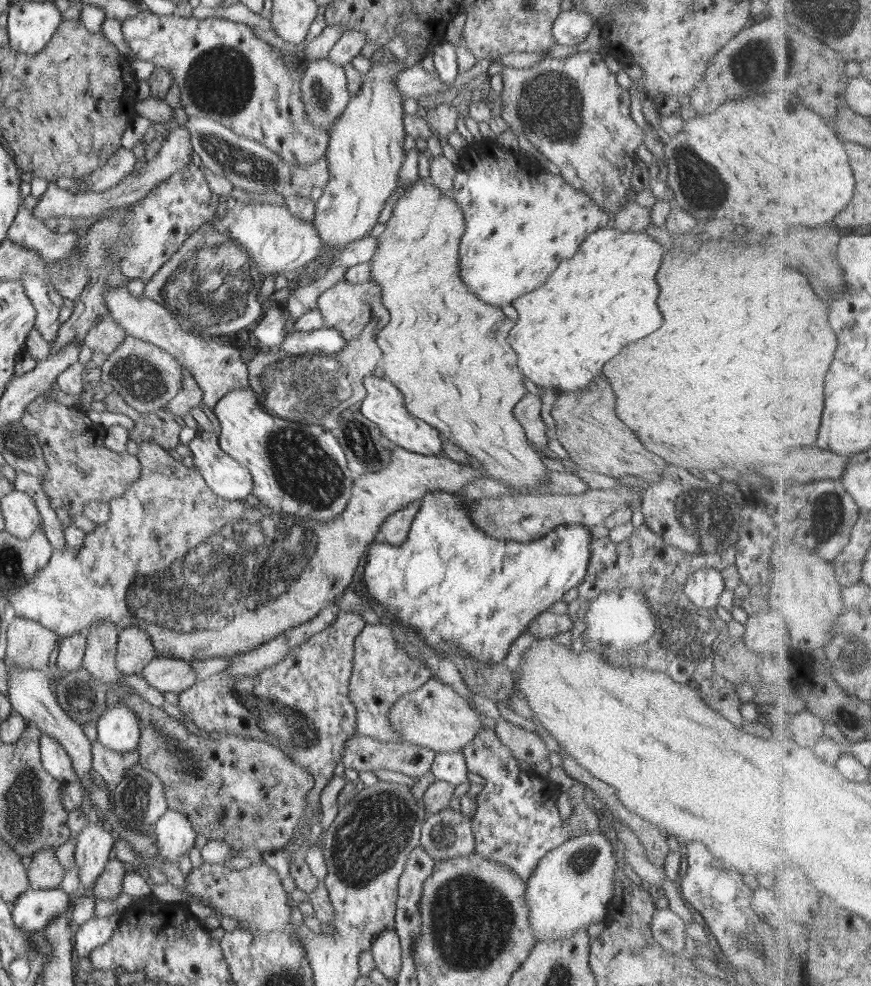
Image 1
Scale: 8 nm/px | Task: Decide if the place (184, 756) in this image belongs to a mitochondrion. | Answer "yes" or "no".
yes

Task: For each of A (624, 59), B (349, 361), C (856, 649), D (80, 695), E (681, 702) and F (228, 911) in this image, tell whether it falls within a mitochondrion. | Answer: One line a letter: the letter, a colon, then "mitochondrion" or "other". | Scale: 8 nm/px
A: other
B: mitochondrion
C: mitochondrion
D: mitochondrion
E: other
F: other

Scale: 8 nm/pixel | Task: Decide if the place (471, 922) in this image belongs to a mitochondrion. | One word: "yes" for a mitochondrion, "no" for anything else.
yes

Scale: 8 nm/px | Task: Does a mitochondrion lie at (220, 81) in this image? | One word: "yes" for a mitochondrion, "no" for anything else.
yes

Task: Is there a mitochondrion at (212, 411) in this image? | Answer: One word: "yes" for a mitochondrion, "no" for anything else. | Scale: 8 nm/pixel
no

